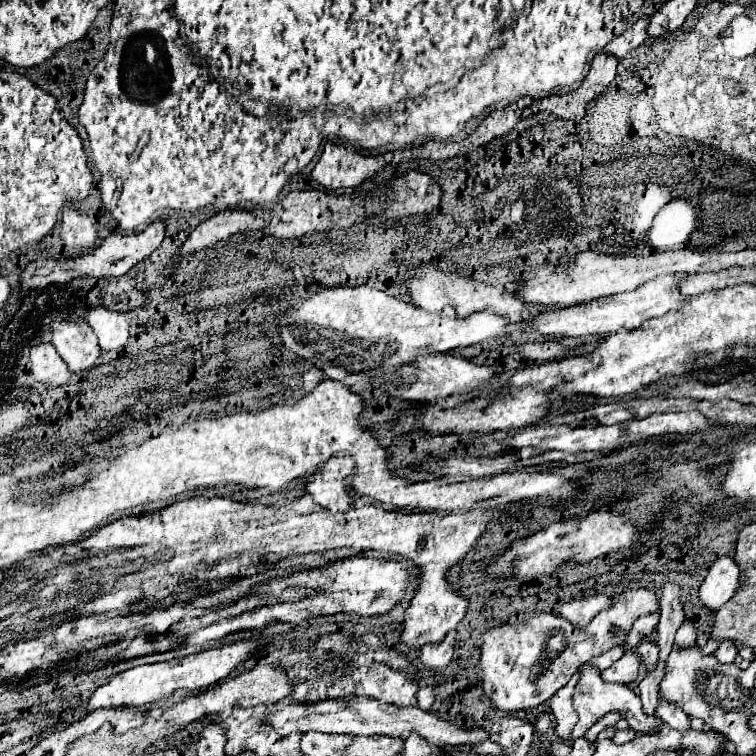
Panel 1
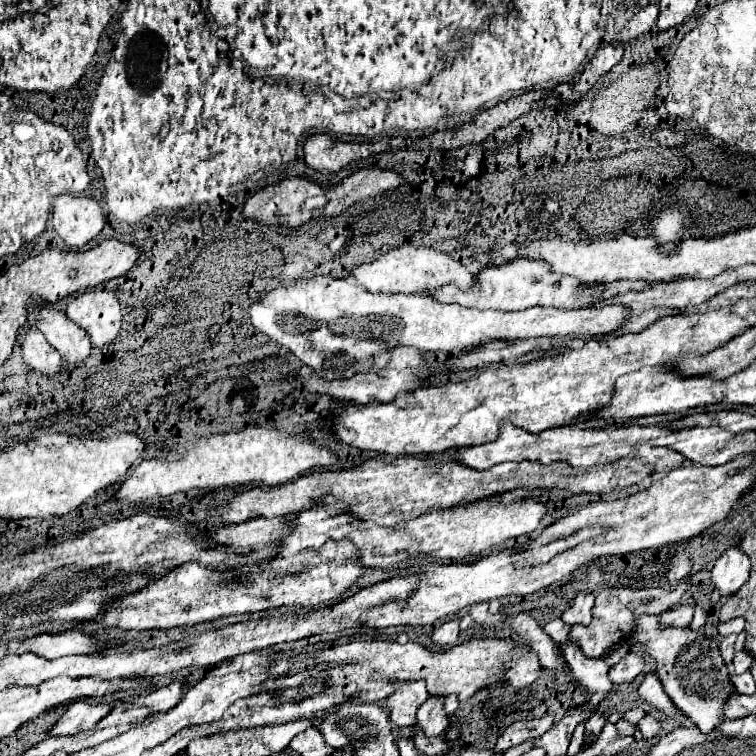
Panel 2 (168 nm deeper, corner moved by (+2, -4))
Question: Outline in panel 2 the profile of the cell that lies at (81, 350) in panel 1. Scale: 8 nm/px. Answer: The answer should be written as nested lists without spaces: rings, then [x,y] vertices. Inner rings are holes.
[[[41,307],[37,313],[37,329],[45,335],[59,355],[73,367],[81,365],[91,353],[91,341],[85,329],[77,327],[63,311]]]

